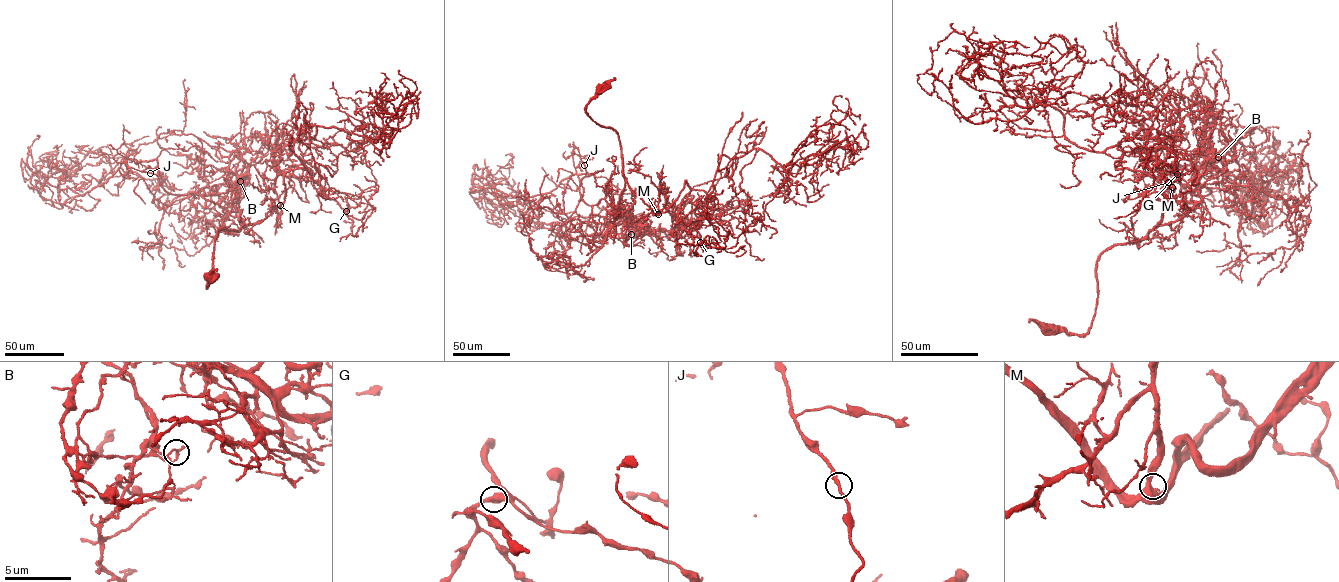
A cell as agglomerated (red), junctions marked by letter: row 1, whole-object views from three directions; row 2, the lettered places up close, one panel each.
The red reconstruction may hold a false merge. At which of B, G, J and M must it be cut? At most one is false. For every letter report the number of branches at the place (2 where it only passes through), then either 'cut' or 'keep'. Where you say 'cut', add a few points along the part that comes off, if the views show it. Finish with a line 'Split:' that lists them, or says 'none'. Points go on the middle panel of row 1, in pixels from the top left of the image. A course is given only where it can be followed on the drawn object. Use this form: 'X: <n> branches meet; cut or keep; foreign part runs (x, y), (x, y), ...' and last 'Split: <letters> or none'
B: 2 branches meet; cut; foreign part runs (631, 234), (622, 231), (627, 226), (638, 225), (626, 219), (633, 224)
G: 2 branches meet; keep
J: 2 branches meet; keep
M: 2 branches meet; keep
Split: B

